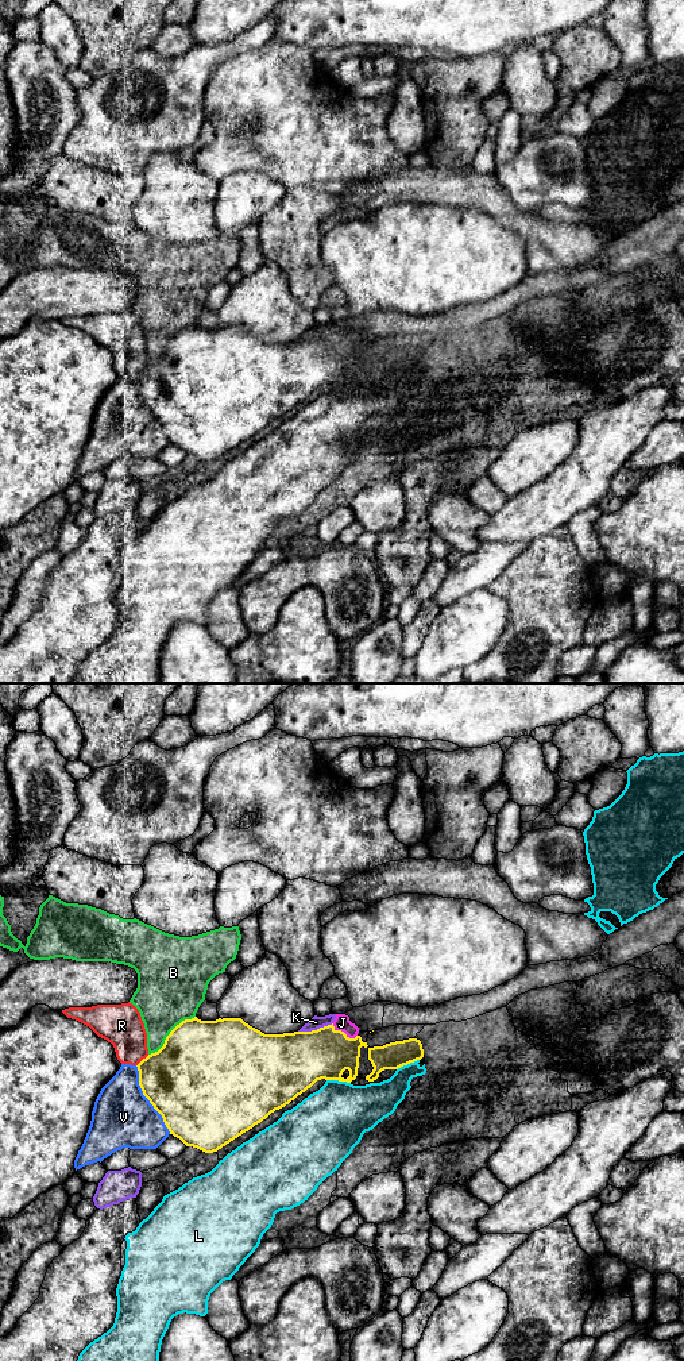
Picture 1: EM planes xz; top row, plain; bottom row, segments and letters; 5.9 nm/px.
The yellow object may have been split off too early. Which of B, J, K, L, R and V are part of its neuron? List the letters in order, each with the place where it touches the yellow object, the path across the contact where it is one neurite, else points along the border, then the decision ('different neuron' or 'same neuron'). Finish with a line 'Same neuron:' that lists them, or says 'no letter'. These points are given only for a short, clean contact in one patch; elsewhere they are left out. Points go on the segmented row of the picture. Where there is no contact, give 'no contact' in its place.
B: meets yellow in xz at (170, 1033); different neuron
J: meets yellow in xz at (343, 1032); different neuron
K: meets yellow in xz at (315, 1030); different neuron
L: meets yellow in xz at (339, 1080); different neuron
R: meets yellow in xz at (142, 1060); different neuron
V: meets yellow in xz at (147, 1098); different neuron
Same neuron: no letter

